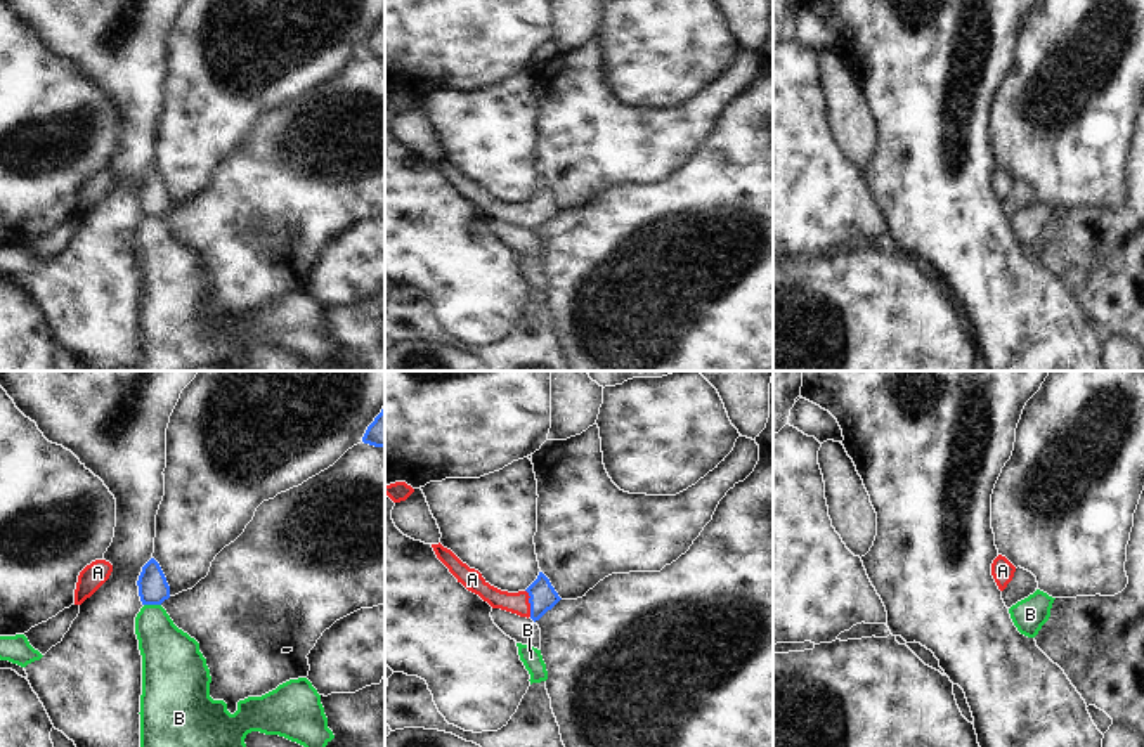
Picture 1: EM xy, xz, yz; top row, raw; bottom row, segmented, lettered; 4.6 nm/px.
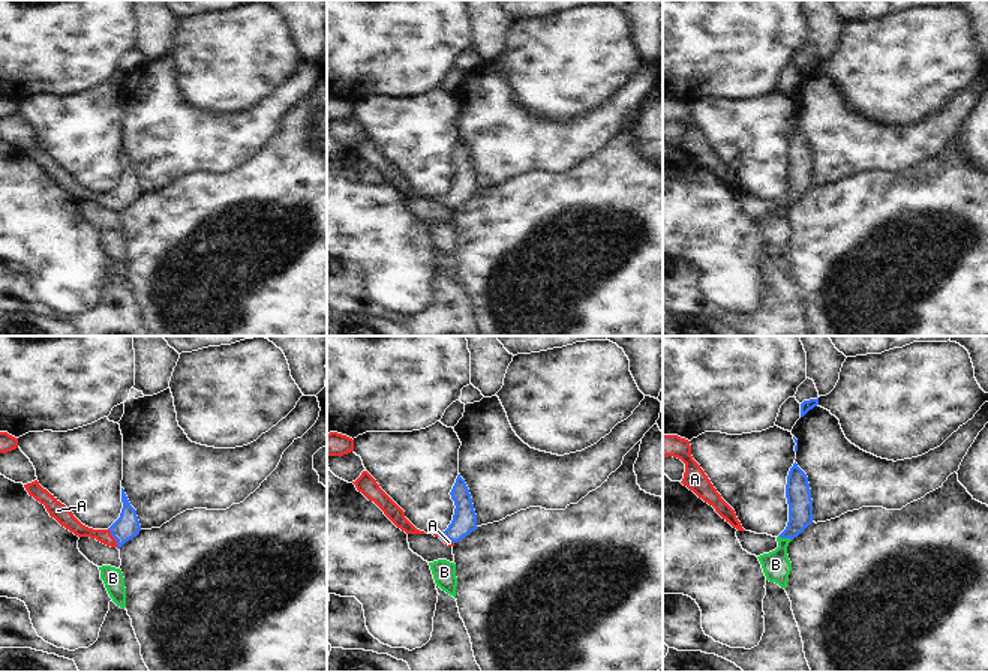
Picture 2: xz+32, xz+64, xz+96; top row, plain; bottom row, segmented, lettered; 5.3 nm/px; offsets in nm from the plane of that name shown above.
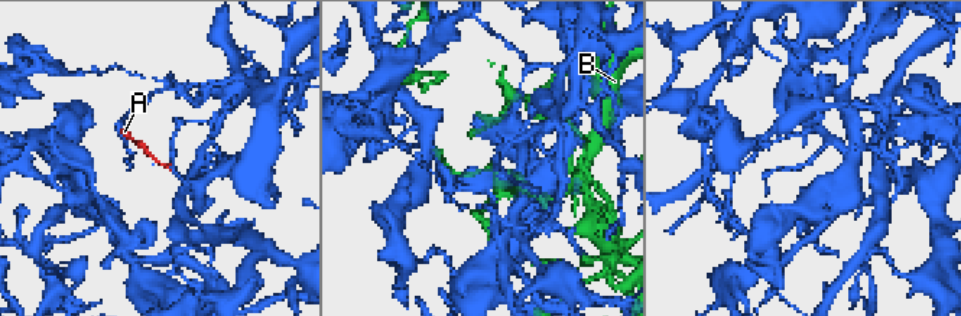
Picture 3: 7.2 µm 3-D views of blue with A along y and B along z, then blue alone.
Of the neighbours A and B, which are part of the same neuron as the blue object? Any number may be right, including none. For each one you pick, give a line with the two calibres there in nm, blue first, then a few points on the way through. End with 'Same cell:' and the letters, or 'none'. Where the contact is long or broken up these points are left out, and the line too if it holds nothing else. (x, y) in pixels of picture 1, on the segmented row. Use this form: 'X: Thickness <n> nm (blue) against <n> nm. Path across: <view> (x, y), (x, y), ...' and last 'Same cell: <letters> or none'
A: Thickness 130 nm (blue) against 100 nm. Path across: xz (543, 597), (529, 602), (517, 604)
Same cell: A.

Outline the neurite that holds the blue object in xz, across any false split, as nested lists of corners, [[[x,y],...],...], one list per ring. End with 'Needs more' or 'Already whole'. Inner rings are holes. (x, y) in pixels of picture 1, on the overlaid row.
[[[440,542],[432,544],[432,548],[458,582],[478,594],[492,608],[530,617],[536,622],[562,600],[543,572],[539,572],[537,579],[525,591],[508,593],[491,586],[478,570],[470,568]]]. Needs more.

